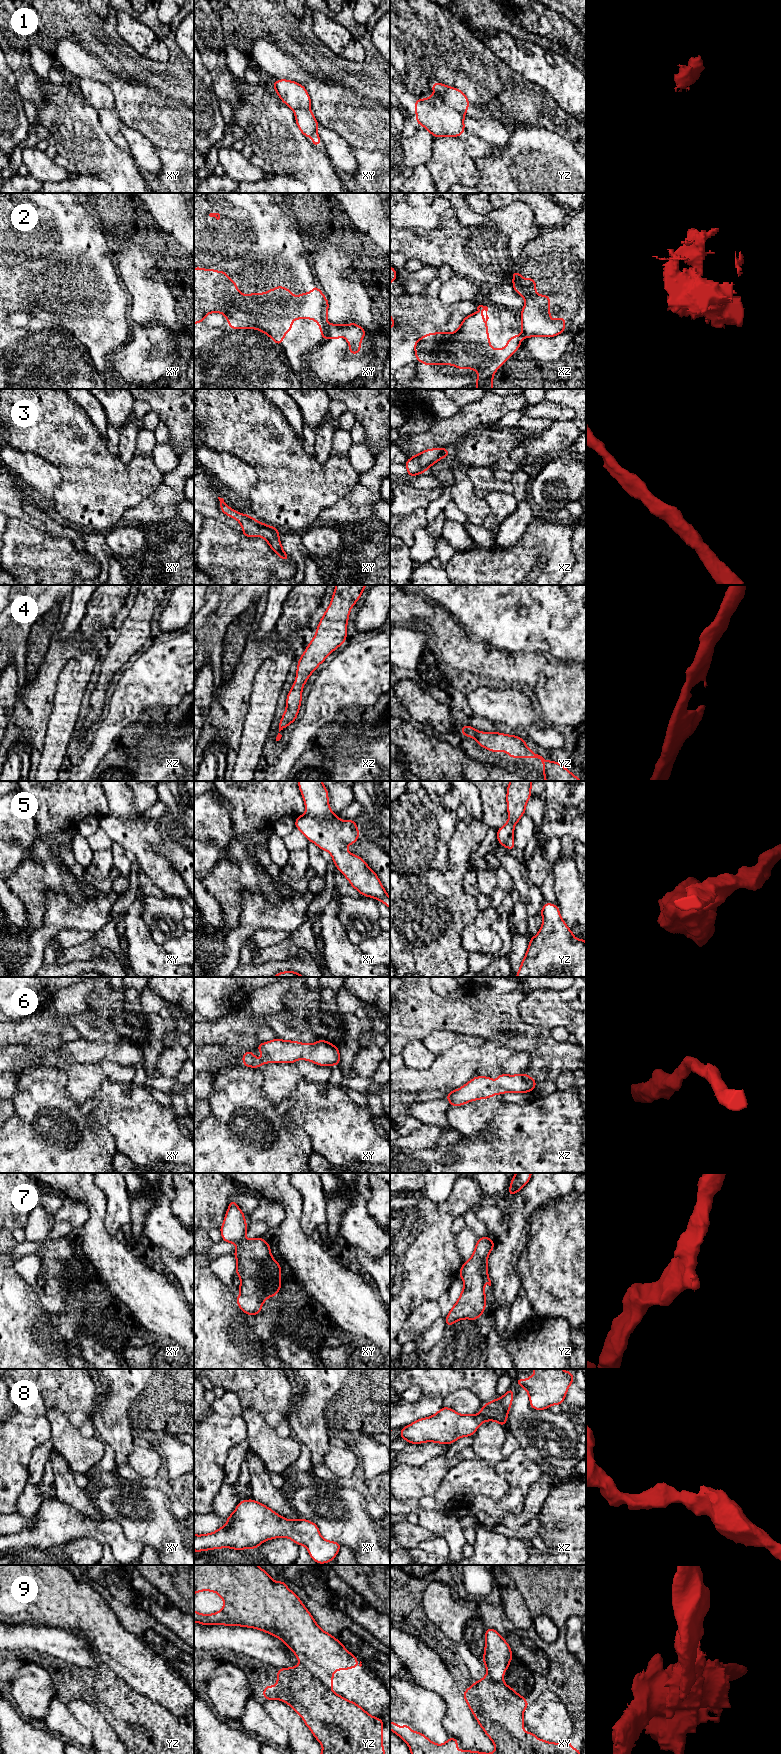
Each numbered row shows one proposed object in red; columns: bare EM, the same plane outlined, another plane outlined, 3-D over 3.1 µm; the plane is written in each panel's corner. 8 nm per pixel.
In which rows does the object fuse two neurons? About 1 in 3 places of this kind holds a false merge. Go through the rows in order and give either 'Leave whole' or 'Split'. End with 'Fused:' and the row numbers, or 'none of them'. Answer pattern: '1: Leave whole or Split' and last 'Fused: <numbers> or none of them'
1: Split
2: Split
3: Leave whole
4: Leave whole
5: Leave whole
6: Leave whole
7: Leave whole
8: Leave whole
9: Split
Fused: 1, 2, 9

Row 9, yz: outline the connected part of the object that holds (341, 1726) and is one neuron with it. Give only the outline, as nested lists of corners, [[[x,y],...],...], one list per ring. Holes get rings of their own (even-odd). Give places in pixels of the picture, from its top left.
[[[302,1666],[278,1669],[277,1685],[265,1686],[263,1697],[266,1701],[278,1699],[290,1705],[321,1743],[321,1754],[387,1754],[383,1750],[383,1720],[371,1716],[355,1702],[335,1694]]]

